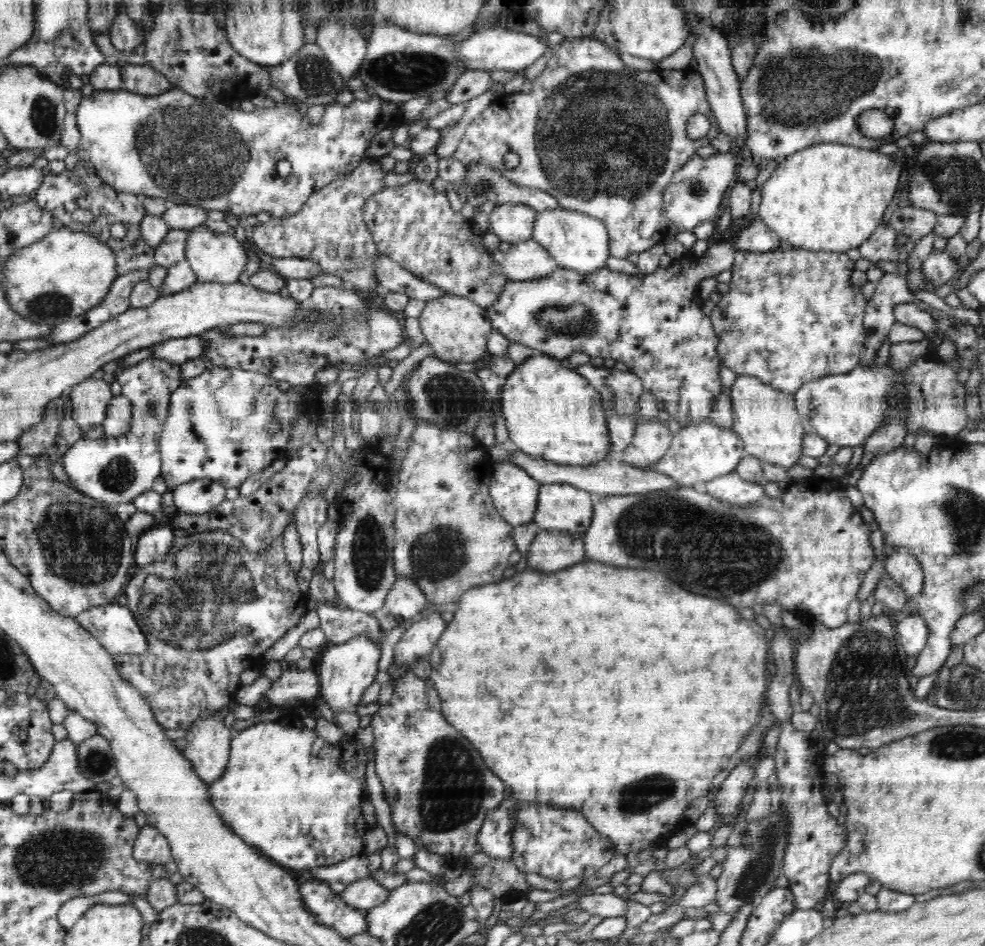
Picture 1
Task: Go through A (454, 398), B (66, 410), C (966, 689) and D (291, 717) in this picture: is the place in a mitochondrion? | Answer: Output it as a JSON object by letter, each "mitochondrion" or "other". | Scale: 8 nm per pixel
{"A":"mitochondrion","B":"other","C":"mitochondrion","D":"other"}

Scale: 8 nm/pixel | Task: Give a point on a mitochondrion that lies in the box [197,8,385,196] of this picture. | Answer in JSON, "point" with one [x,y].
{"point":[314,79]}

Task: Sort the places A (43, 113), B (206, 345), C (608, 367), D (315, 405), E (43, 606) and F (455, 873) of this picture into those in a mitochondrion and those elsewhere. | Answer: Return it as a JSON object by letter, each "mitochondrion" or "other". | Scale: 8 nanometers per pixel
{"A":"mitochondrion","B":"other","C":"other","D":"other","E":"other","F":"other"}

